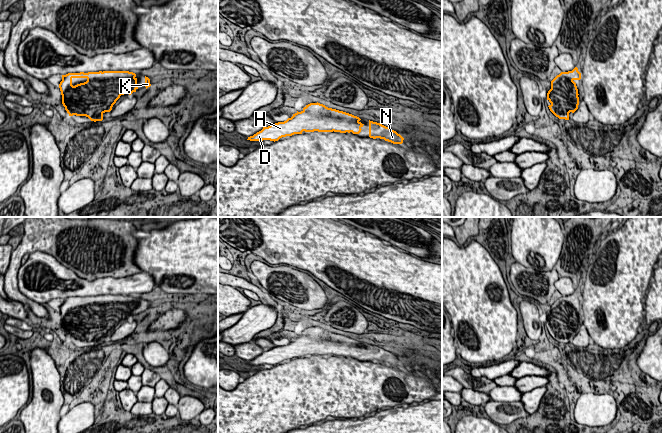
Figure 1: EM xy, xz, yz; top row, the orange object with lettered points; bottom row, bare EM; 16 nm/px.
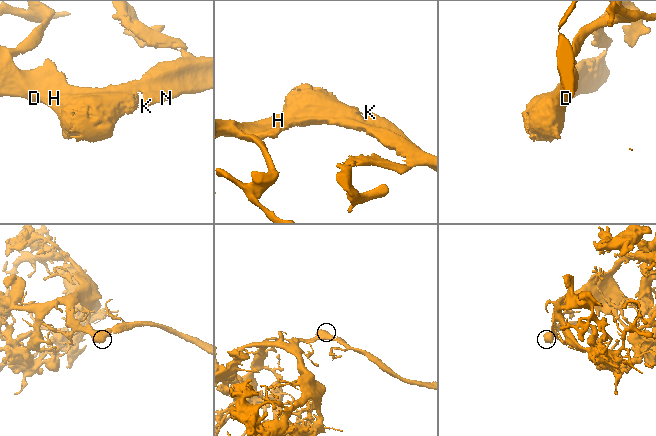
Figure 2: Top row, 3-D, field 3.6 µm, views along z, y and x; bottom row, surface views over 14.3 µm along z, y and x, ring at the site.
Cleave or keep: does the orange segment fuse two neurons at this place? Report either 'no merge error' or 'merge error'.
no merge error

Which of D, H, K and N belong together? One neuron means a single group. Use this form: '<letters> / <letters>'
D H K N

